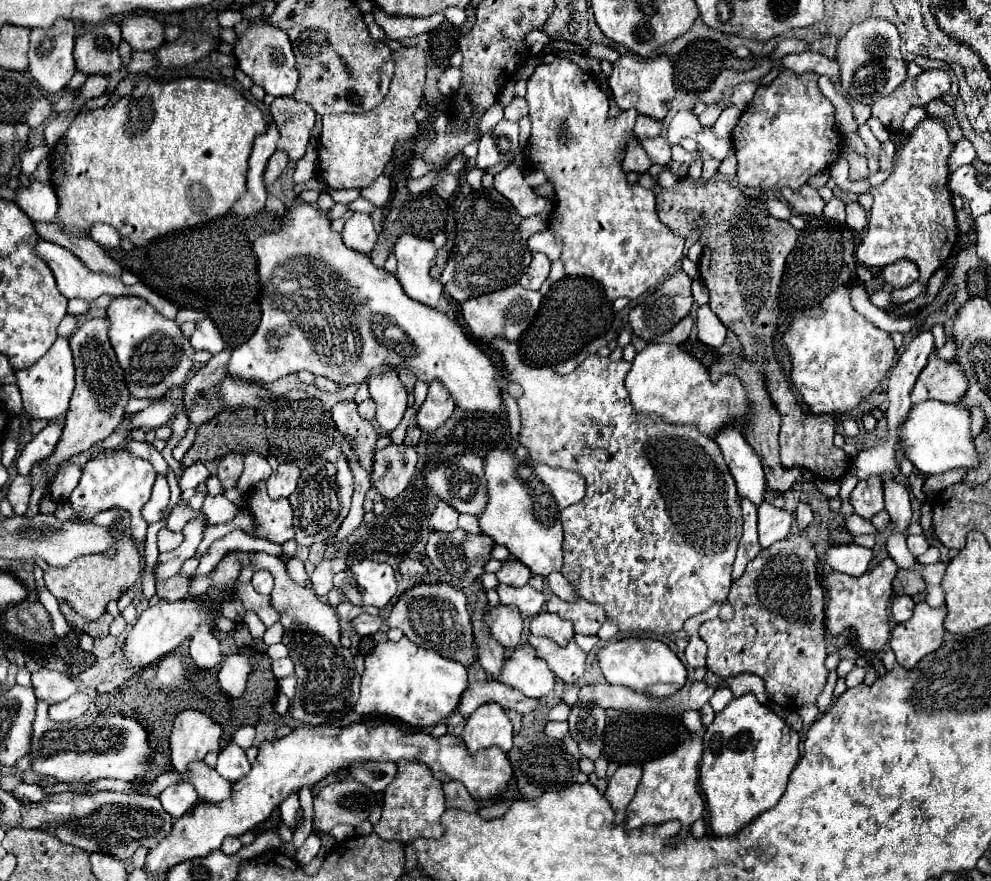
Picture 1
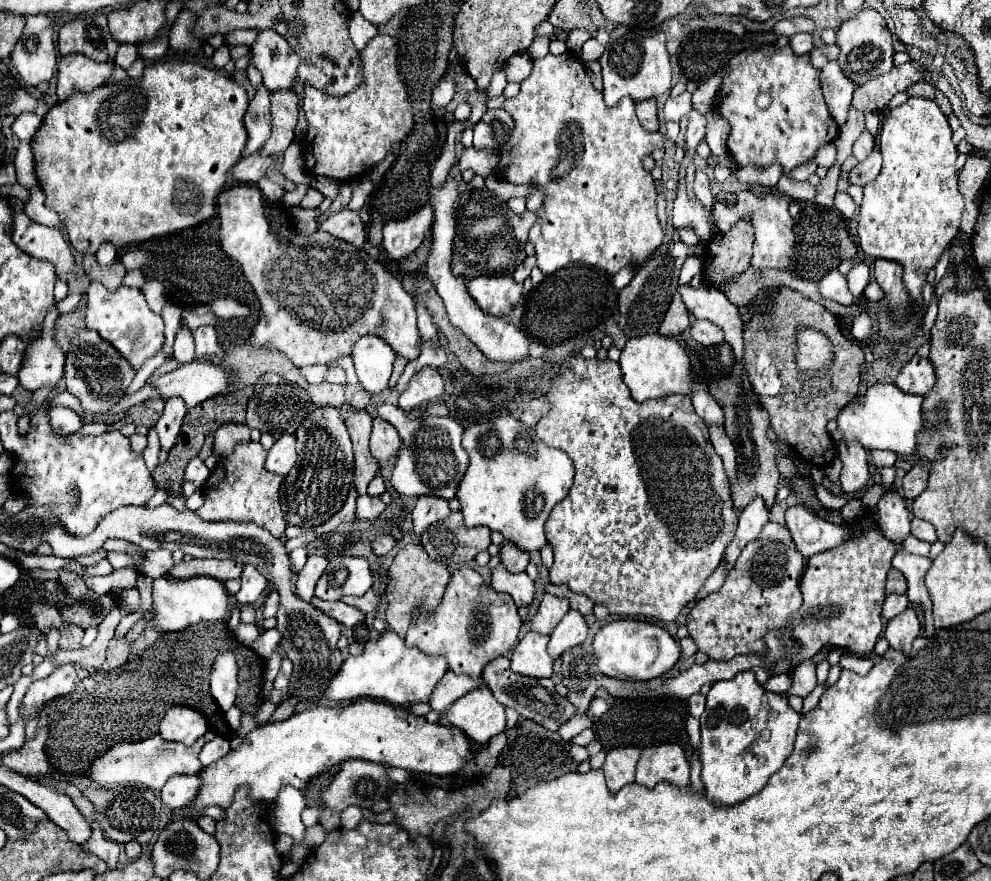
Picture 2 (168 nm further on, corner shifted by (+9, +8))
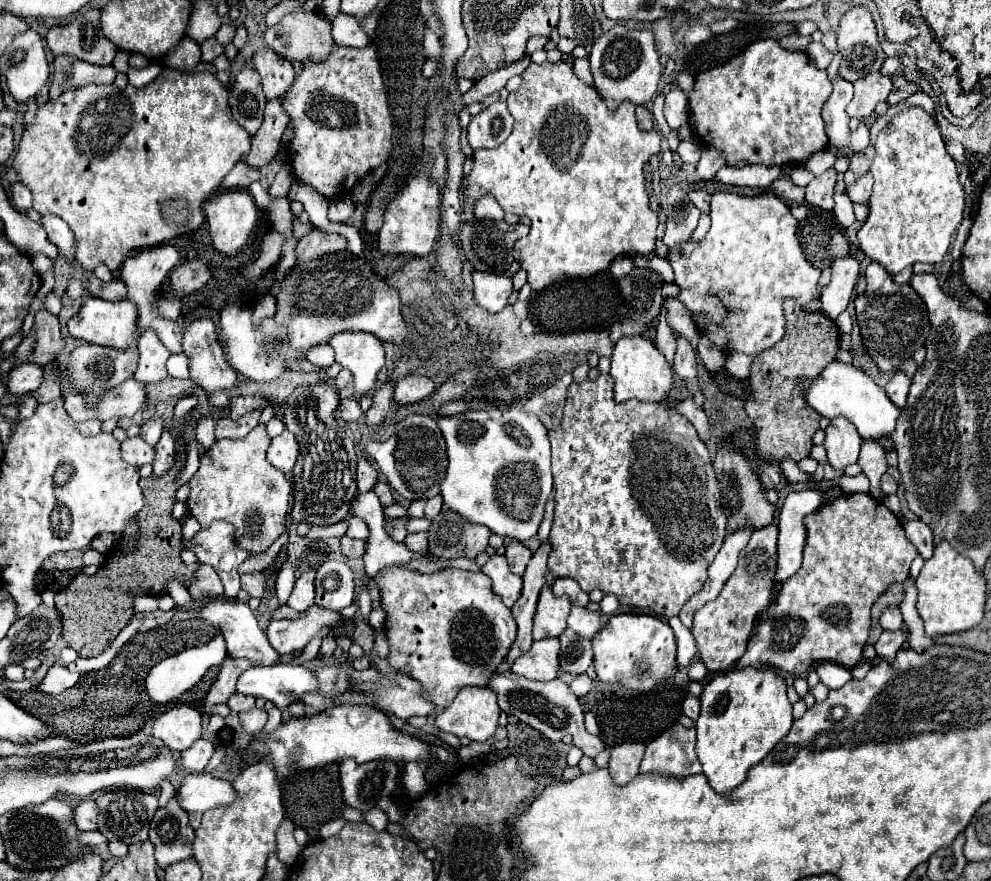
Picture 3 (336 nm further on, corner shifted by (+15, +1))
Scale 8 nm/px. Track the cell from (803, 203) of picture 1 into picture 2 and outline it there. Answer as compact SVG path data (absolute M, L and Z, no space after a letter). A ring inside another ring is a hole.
M787 175L779 179L777 191L787 195L793 201L813 201L815 199L815 187L809 181L795 181Z

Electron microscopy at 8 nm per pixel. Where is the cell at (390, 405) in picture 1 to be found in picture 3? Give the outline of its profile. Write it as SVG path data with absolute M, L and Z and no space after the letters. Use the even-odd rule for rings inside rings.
M343 332L331 338L335 360L351 370L353 394L367 396L375 392L379 370L385 366L385 346L379 338L365 332Z

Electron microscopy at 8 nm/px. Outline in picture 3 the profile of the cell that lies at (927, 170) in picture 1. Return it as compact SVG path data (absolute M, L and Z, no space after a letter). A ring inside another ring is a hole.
M909 106L909 108L901 110L901 112L899 112L897 116L893 116L891 122L879 132L879 136L875 138L875 158L873 158L873 164L871 164L871 174L873 174L873 178L875 178L875 186L873 186L873 194L871 194L871 198L869 198L869 204L867 204L867 206L869 206L869 216L867 216L867 220L863 222L863 226L859 228L859 232L857 232L861 252L863 252L869 260L879 262L881 266L885 266L889 274L899 274L903 268L913 268L913 266L919 264L919 262L923 262L923 264L939 264L939 262L943 260L943 256L947 254L947 250L949 250L953 232L959 228L959 224L961 224L961 220L963 220L963 198L965 198L965 192L963 192L963 188L961 188L961 184L959 184L957 164L953 162L953 158L951 158L951 156L947 154L947 150L945 150L945 142L943 142L943 138L941 138L941 134L939 134L937 122L935 122L921 106Z

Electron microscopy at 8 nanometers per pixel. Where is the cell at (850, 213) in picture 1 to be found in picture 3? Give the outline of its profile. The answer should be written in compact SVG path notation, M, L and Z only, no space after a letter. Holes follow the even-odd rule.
M835 194L833 200L835 200L833 214L835 214L837 222L839 222L843 228L851 226L851 224L855 222L855 216L853 216L853 202L849 200L849 196L847 196L847 194Z

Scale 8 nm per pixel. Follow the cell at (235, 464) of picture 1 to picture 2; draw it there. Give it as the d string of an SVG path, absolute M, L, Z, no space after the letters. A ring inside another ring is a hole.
M225 423L215 431L215 457L229 455L235 447L235 443L241 443L243 439L249 439L251 427L247 423Z

